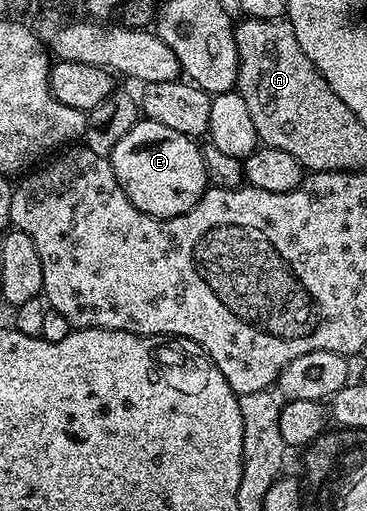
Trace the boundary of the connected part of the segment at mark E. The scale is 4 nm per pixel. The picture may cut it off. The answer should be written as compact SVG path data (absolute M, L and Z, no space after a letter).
M140 120L136 126L129 128L129 132L125 132L125 136L117 144L117 148L113 148L109 157L113 172L127 199L141 212L154 218L172 218L189 212L189 208L193 208L209 189L200 143L181 132L173 132L173 128L165 128L165 124Z

